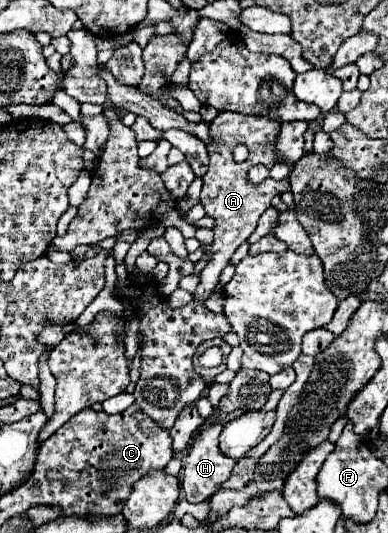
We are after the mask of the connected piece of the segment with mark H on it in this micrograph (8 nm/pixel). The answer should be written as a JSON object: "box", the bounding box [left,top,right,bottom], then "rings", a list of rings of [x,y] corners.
{"box":[181,425,235,503],"rings":[[[211,425],[211,427],[205,427],[201,429],[189,451],[187,451],[187,457],[183,459],[183,473],[181,473],[181,487],[183,487],[183,493],[185,493],[185,499],[189,503],[201,503],[205,499],[209,499],[215,491],[221,489],[221,483],[227,481],[231,477],[231,471],[235,467],[235,459],[229,459],[225,457],[219,447],[217,447],[217,437],[221,433],[223,425]]]}

